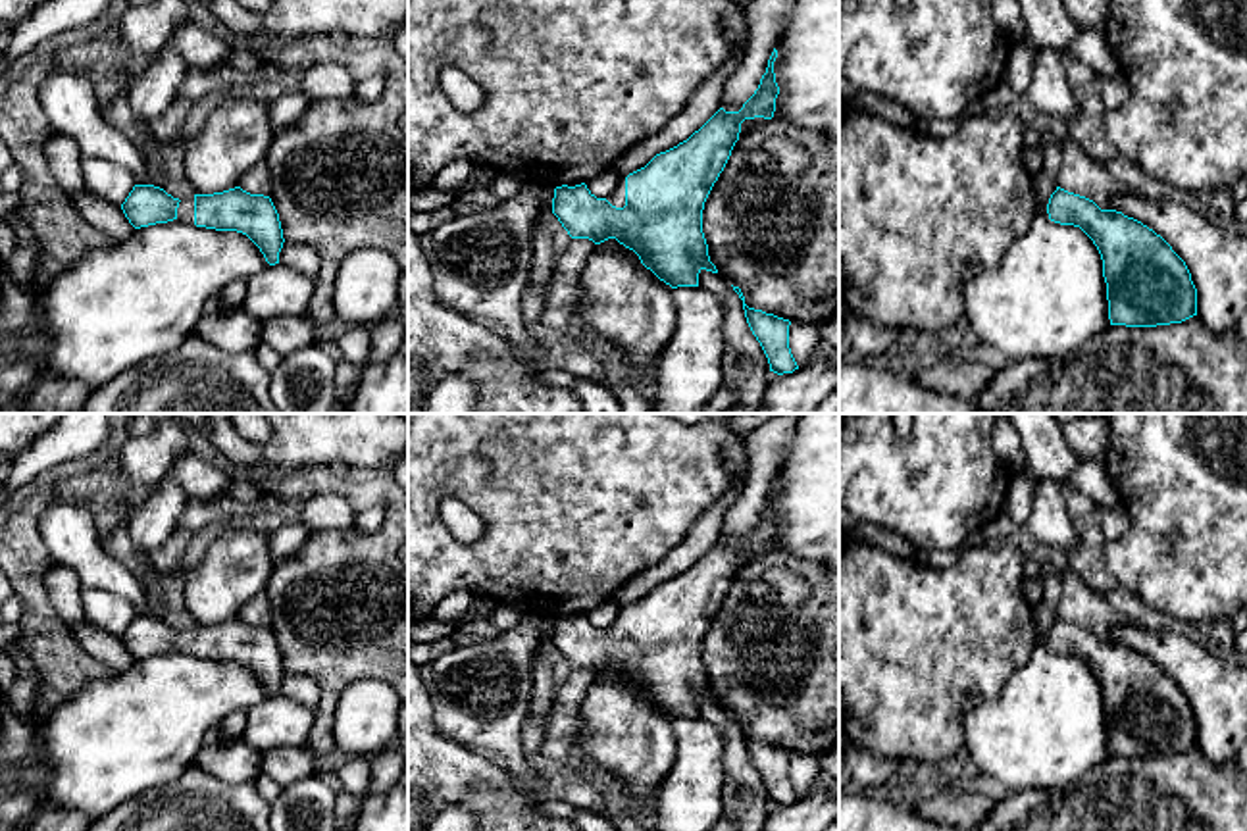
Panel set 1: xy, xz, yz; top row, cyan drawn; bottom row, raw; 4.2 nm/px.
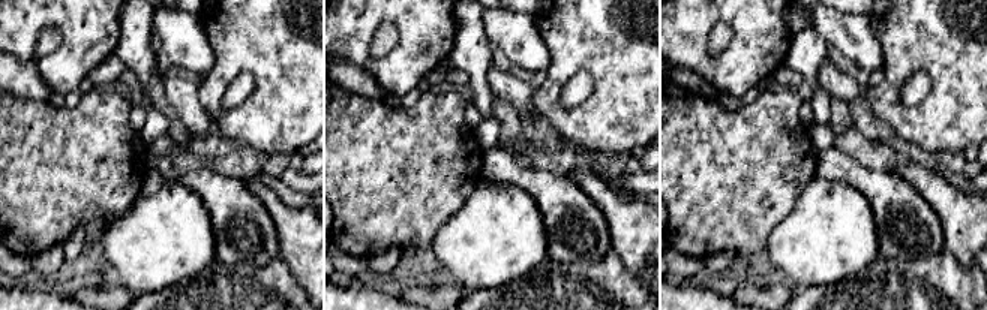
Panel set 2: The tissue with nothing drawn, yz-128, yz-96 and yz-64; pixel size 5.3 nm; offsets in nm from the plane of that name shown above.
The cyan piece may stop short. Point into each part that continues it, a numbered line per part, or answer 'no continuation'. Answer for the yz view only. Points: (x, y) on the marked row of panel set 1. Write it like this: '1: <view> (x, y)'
no continuation

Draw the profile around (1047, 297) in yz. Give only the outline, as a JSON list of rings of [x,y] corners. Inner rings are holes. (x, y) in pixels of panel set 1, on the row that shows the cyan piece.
[[[1049,133],[1039,138],[1043,169],[1035,177],[1037,212],[1030,229],[997,267],[972,265],[962,275],[964,319],[980,339],[981,350],[997,360],[1066,356],[1110,325],[1097,246],[1080,227],[1055,223],[1047,214],[1049,198],[1058,187],[1060,144]]]

